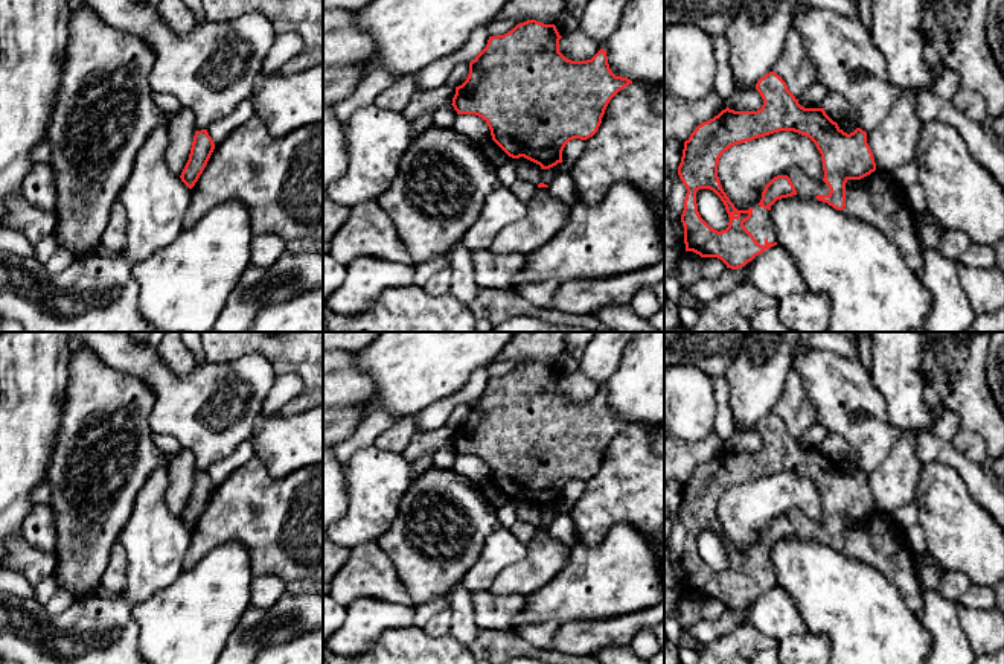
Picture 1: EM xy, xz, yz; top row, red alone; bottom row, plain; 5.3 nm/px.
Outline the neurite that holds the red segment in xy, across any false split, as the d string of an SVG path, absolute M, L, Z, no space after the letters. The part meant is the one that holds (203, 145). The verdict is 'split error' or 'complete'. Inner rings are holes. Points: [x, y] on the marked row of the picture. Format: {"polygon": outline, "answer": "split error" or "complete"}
{"polygon": "M207 129L195 131L189 160L180 175L181 181L192 189L203 174L212 152L215 149L215 143L209 136Z", "answer": "complete"}

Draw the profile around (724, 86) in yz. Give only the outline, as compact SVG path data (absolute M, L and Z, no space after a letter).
M725 35L713 38L715 58L718 61L718 72L715 76L713 91L727 104L728 97L736 91L733 73L730 67L730 50Z

